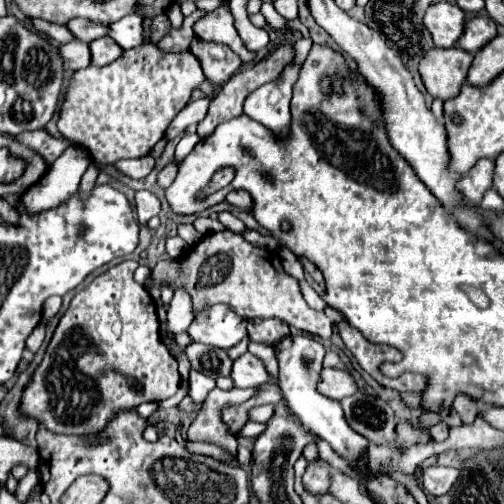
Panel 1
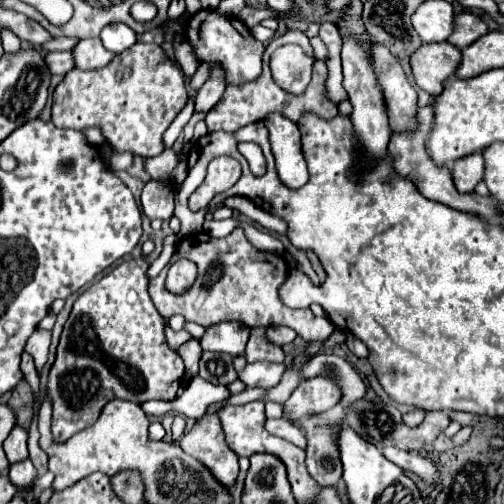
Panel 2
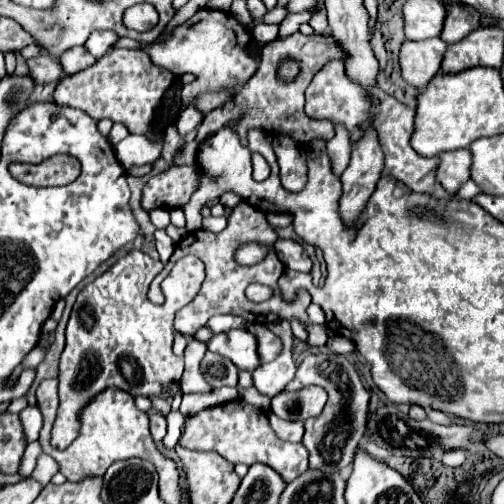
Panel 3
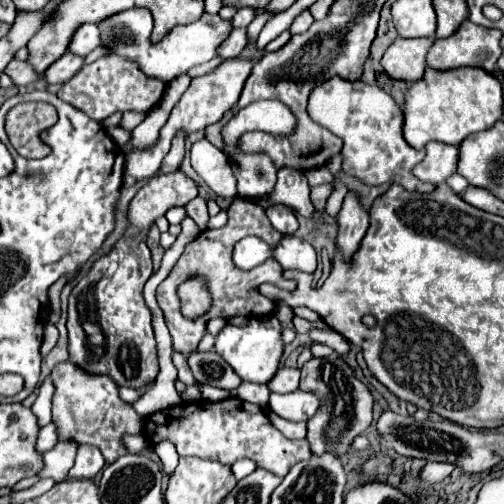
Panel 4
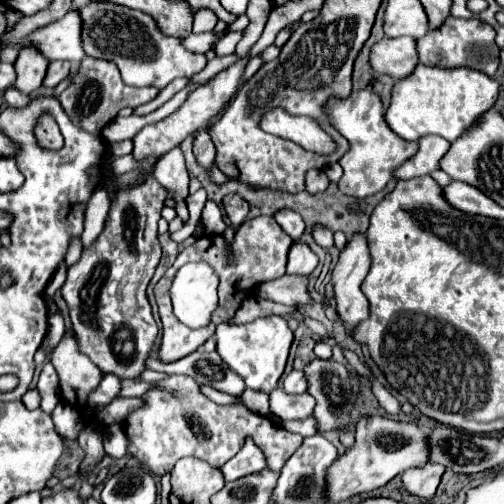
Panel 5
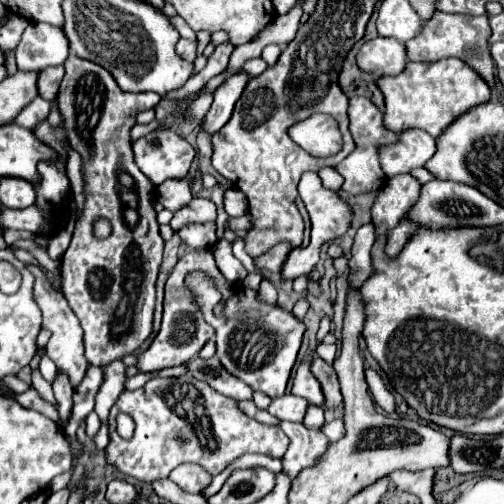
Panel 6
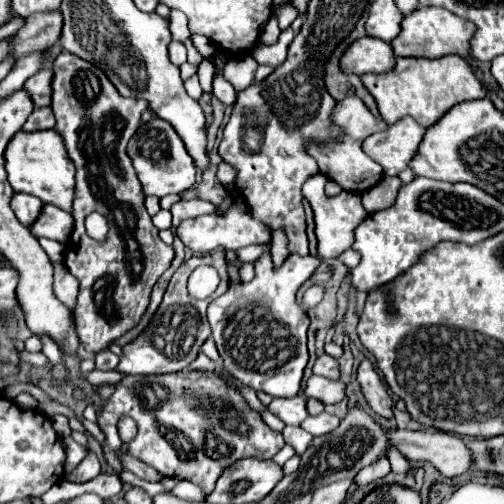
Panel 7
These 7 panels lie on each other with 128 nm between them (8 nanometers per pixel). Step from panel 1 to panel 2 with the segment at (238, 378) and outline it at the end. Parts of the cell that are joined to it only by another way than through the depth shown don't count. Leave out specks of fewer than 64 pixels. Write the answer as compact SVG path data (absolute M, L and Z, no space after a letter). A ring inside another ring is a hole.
M252 362L246 364L242 372L238 372L238 378L246 386L260 386L260 388L274 388L284 374L284 364L272 364L272 362Z

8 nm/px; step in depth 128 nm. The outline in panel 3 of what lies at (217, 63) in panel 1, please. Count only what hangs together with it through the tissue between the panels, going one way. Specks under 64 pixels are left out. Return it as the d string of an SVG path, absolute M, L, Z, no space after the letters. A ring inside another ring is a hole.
M192 104L192 106L188 106L188 108L182 112L180 120L176 122L180 136L186 136L190 130L198 128L198 124L200 124L202 120L204 120L204 114L202 114L194 104Z

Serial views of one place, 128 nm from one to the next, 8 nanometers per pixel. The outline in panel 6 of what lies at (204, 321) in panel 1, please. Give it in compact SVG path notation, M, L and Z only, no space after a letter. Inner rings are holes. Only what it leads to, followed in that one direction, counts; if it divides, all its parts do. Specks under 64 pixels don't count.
M193 272L186 277L186 288L192 302L203 312L205 321L216 330L216 356L222 366L236 378L244 380L252 390L260 390L270 398L282 396L290 380L292 366L304 334L304 324L280 306L268 306L256 300L256 292L250 288L238 290L228 302L224 316L217 317L214 308L222 300L211 277L203 272Z

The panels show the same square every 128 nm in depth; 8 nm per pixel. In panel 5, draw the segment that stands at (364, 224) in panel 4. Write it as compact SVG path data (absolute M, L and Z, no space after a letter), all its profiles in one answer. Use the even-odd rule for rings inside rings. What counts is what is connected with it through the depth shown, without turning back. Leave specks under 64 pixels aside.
M354 234L340 252L338 264L332 270L332 286L336 310L346 326L356 326L368 318L368 300L360 290L370 268L366 234Z

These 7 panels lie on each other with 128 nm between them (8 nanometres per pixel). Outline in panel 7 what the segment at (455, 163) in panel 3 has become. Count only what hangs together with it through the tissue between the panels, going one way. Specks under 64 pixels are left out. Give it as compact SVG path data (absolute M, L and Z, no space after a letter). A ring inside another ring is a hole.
M402 118L386 132L368 136L362 148L372 160L376 160L384 168L386 176L398 176L418 154L418 146L424 138L424 132L426 130L420 128L416 120Z

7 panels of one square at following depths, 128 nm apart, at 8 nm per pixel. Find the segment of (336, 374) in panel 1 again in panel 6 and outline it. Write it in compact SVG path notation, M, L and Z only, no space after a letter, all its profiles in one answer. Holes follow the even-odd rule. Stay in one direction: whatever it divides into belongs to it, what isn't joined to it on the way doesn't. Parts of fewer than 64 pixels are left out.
M286 392L284 396L278 396L268 406L268 412L276 416L278 420L290 420L290 422L302 422L308 408L308 400L302 400L300 396L292 396Z

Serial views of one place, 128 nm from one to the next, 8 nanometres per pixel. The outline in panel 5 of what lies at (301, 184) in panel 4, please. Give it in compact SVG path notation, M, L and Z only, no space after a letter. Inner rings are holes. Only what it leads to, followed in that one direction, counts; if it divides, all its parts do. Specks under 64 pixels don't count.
M228 194L224 198L224 212L228 214L232 228L236 230L246 220L246 216L250 212L250 204L242 196L238 196L238 194ZM314 224L314 228L312 228L312 238L314 238L314 242L320 244L322 248L330 248L330 246L334 244L334 240L332 240L332 230L324 228L322 224Z

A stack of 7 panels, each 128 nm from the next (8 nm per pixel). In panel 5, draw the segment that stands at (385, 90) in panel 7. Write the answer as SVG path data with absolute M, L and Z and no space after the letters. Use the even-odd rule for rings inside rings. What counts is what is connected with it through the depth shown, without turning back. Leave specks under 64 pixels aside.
M418 64L416 70L408 78L396 82L396 86L392 90L392 104L386 112L386 120L396 134L400 134L404 140L410 140L410 142L416 142L416 140L420 140L422 136L428 136L428 134L436 134L436 136L446 138L448 142L454 142L484 112L488 112L494 106L496 98L498 98L498 82L492 80L490 76L484 76L484 72L478 72L478 70L472 70L472 68L446 70L446 68Z

